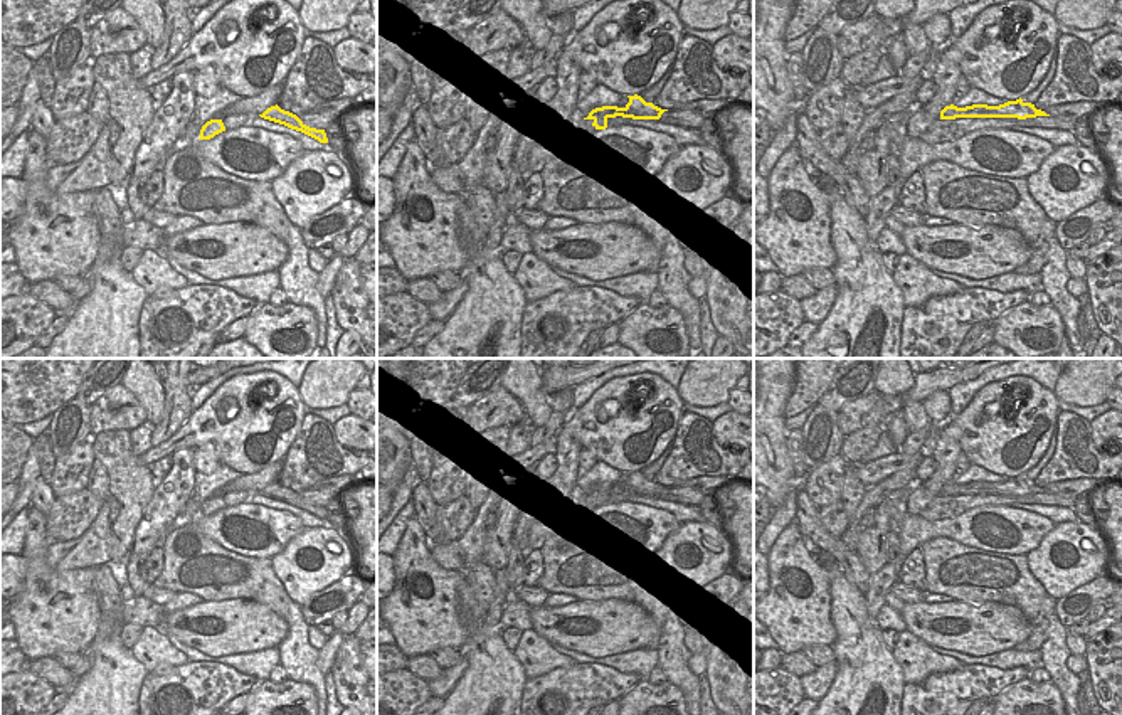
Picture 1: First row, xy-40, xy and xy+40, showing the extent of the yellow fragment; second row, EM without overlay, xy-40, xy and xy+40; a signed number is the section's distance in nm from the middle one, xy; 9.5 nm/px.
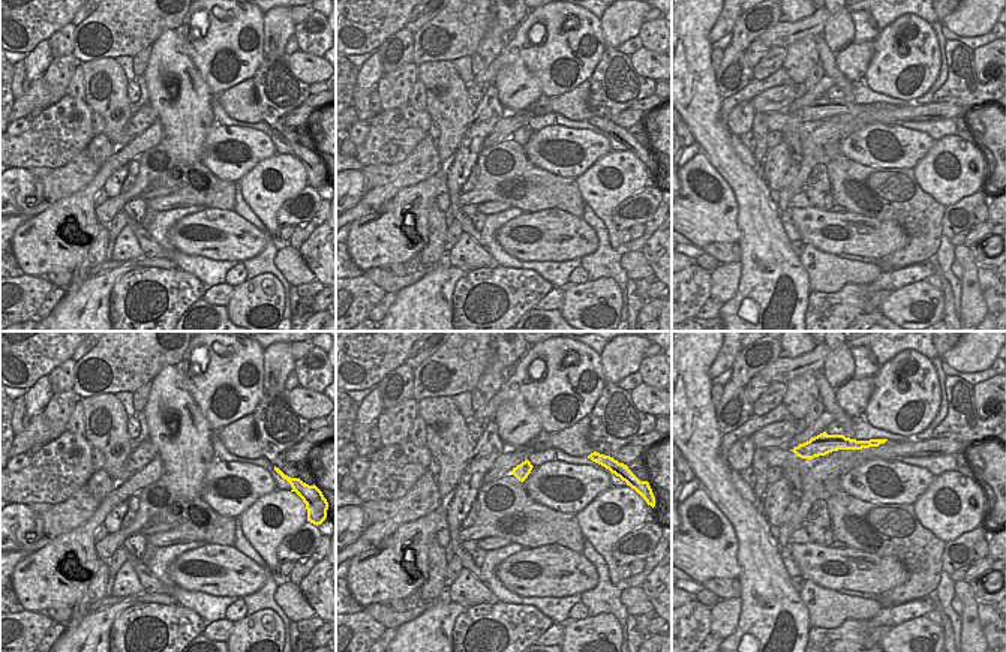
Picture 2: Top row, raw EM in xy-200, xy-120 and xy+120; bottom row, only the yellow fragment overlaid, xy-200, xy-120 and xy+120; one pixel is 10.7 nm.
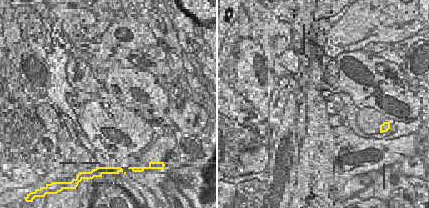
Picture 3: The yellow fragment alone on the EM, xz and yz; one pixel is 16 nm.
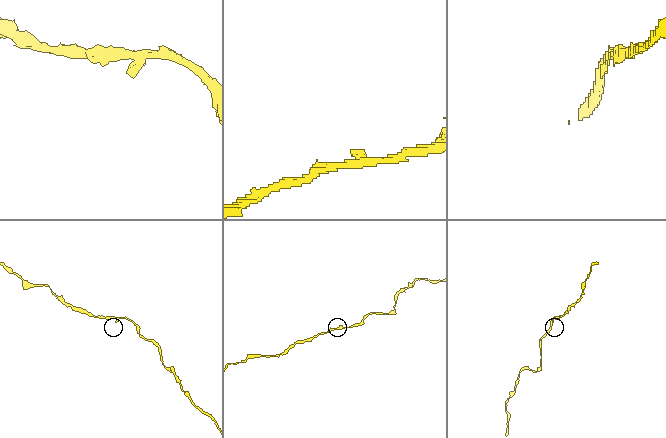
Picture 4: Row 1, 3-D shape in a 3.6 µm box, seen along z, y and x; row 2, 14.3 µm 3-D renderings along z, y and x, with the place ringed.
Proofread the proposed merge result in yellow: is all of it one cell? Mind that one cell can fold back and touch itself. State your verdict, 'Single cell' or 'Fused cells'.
Single cell.

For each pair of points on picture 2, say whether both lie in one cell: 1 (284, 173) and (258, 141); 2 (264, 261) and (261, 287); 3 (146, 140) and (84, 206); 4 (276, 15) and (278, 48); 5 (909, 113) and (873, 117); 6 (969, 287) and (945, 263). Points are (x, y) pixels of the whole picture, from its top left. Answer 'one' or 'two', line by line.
1: two
2: two
3: one
4: one
5: one
6: two

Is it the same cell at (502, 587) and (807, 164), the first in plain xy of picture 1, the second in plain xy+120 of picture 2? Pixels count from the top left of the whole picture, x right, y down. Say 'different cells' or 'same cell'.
same cell

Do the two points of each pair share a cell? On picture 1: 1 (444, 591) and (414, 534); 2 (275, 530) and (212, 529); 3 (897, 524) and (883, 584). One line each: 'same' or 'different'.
1: same
2: same
3: same

